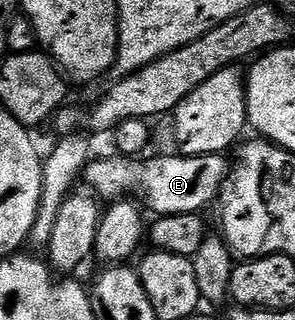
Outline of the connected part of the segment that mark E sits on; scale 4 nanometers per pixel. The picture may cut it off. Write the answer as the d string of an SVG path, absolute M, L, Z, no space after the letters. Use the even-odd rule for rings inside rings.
M174 153L175 155L163 155L160 159L151 159L148 163L139 163L138 158L135 157L114 157L115 159L99 159L99 157L92 158L91 162L87 164L87 168L85 170L85 179L87 177L87 183L92 192L100 200L103 201L119 201L124 197L134 197L148 212L152 211L152 216L158 217L161 215L176 215L177 213L193 213L194 215L206 212L206 207L210 205L210 203L214 204L216 200L218 200L219 193L223 189L223 182L227 180L227 173L229 170L229 159L227 163L228 156L226 154L220 153L218 155L182 155L179 153Z

